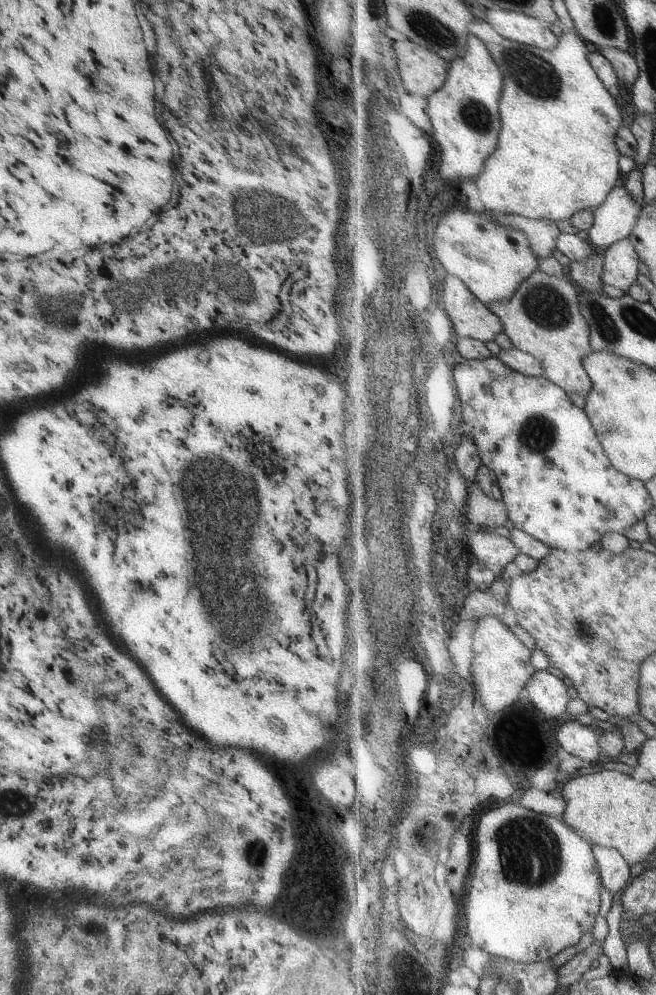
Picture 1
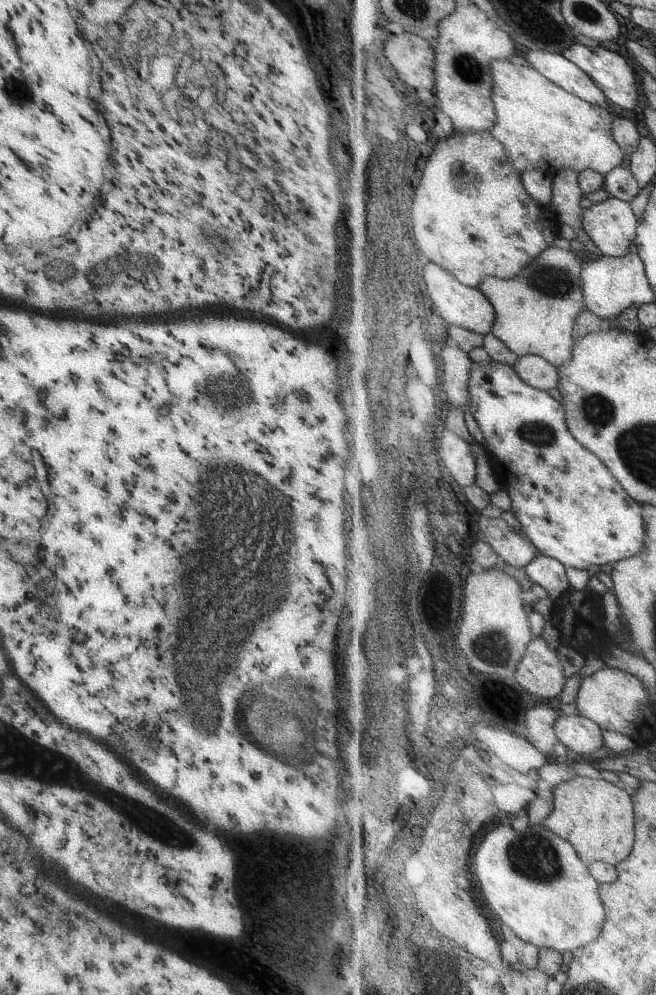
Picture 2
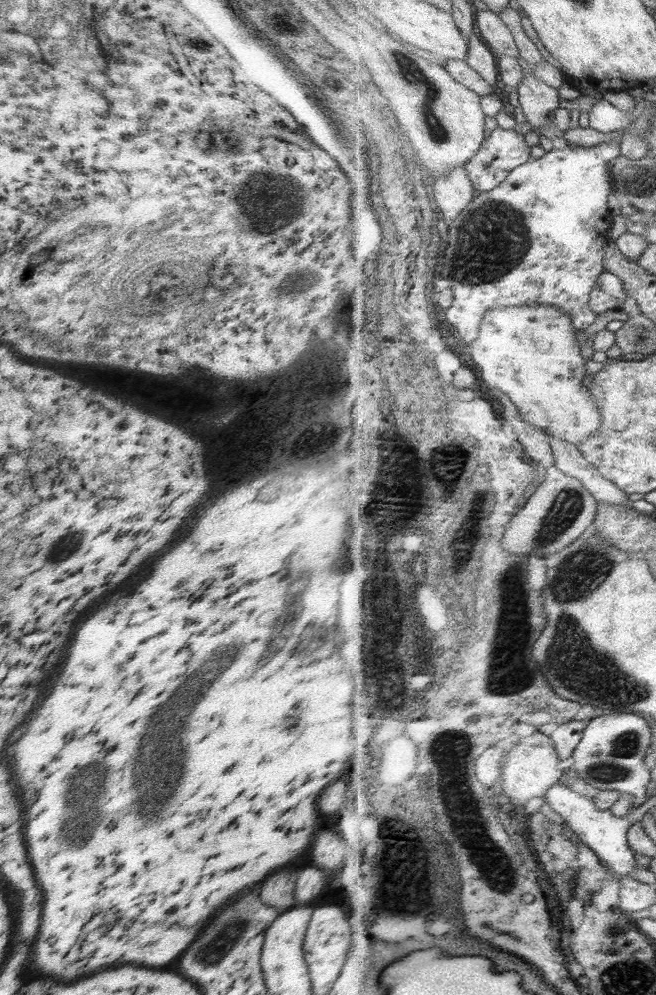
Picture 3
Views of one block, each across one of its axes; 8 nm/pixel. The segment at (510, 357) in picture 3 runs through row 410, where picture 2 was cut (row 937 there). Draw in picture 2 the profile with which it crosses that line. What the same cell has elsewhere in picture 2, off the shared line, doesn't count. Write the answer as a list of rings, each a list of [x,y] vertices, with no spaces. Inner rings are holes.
[[[543,823],[529,824],[523,834],[509,826],[499,826],[489,832],[475,854],[473,870],[481,880],[481,890],[485,892],[489,906],[525,942],[539,948],[546,946],[567,952],[597,940],[604,932],[607,913],[601,900],[600,882],[591,874],[577,849],[563,837],[545,828]]]

